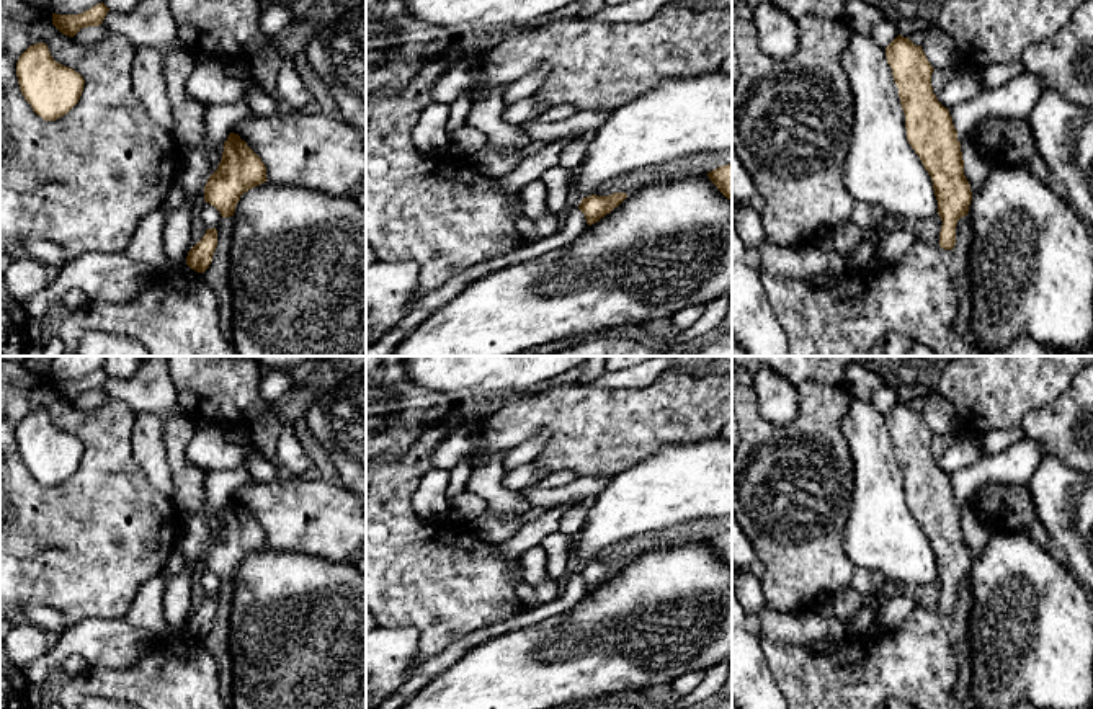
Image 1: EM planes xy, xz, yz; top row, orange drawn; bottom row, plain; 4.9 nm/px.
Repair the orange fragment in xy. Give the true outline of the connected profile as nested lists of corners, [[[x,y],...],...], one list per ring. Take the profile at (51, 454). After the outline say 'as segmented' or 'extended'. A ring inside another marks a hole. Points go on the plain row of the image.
[[[44,408],[29,412],[20,421],[16,443],[25,466],[44,487],[67,480],[78,469],[85,451],[78,438],[52,425]]]; as segmented

